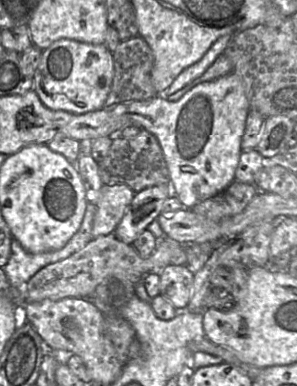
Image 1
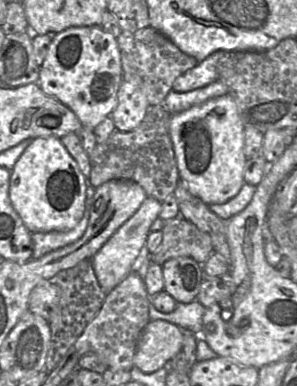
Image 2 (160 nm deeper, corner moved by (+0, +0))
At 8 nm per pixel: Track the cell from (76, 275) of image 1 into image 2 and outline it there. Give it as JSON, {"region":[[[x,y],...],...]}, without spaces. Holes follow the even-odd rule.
{"region":[[[182,217],[166,220],[161,231],[162,242],[151,254],[151,263],[162,266],[171,258],[190,257],[204,264],[214,252],[210,236]]]}

